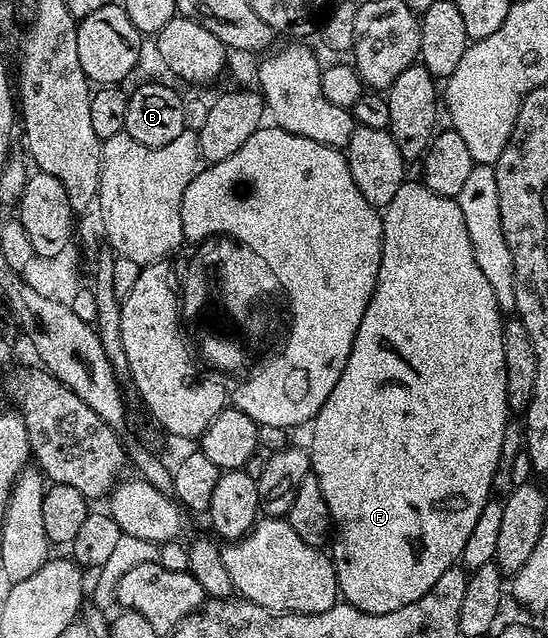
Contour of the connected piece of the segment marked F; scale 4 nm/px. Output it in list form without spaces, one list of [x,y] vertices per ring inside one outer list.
[[[403,182],[396,190],[392,202],[388,202],[382,217],[382,257],[376,286],[364,318],[356,330],[356,338],[350,347],[348,362],[332,386],[332,394],[324,402],[312,421],[314,437],[308,443],[312,474],[320,482],[324,502],[328,502],[330,519],[336,531],[332,536],[332,559],[338,591],[341,599],[356,610],[368,614],[392,614],[408,602],[416,602],[436,586],[436,578],[444,570],[455,567],[462,559],[462,551],[468,536],[475,529],[485,504],[492,500],[490,487],[502,460],[502,447],[506,444],[506,375],[504,374],[504,313],[492,294],[492,286],[480,266],[476,266],[476,254],[472,254],[472,242],[468,238],[468,226],[464,226],[464,214],[460,214],[457,199],[436,194],[421,182]]]

